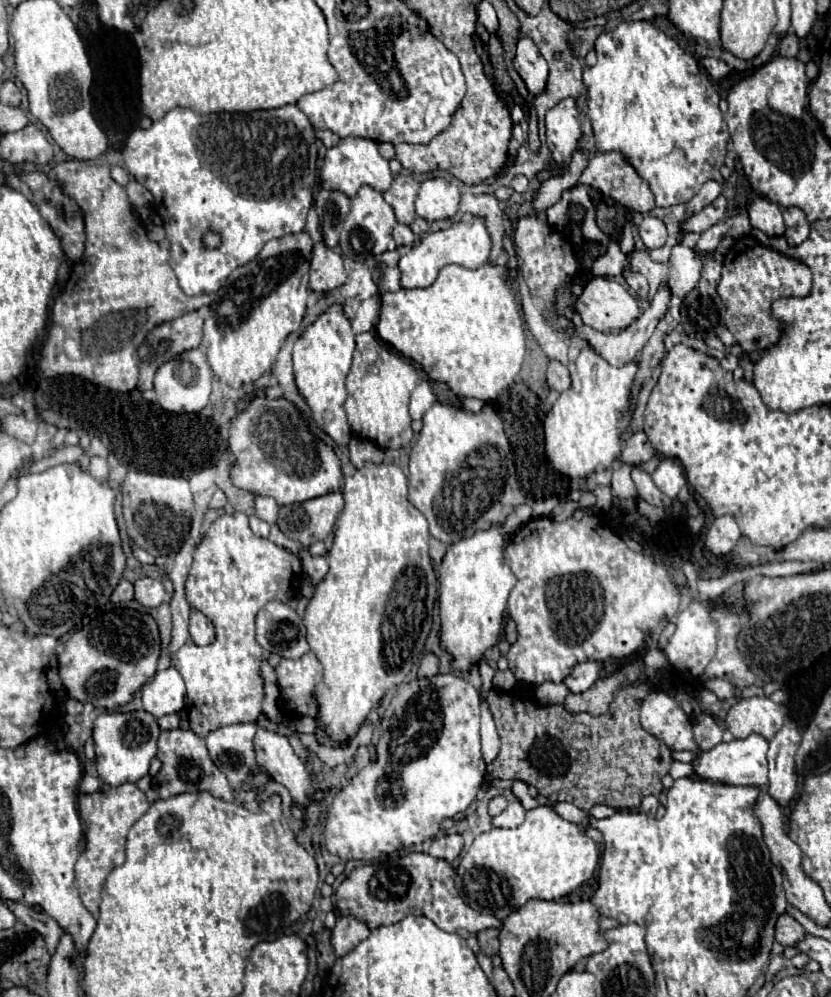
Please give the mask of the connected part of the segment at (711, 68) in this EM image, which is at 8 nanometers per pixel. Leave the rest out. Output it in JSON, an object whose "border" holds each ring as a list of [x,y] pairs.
{"border":[[[704,57],[700,63],[702,63],[702,67],[710,73],[710,77],[716,79],[716,81],[724,79],[724,77],[732,71],[722,59],[716,59],[716,57]]]}

